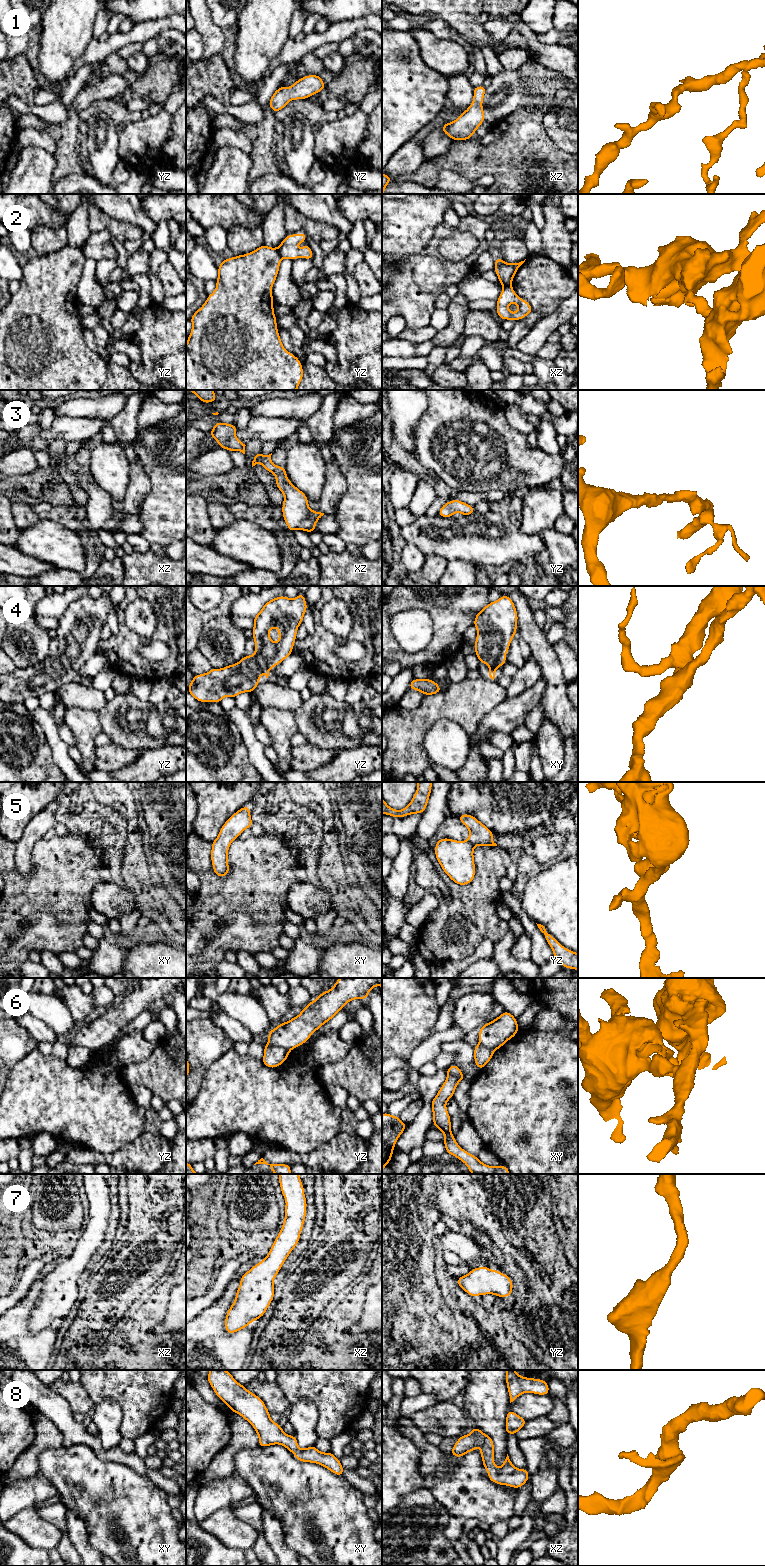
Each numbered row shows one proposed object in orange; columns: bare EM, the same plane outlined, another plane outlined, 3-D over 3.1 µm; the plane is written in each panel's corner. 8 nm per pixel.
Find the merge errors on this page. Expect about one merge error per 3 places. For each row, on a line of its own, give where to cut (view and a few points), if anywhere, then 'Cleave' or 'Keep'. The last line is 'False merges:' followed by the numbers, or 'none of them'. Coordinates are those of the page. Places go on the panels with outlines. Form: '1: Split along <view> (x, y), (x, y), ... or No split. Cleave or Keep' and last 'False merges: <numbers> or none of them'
1: No split. Keep
2: Split along yz (277, 248), (282, 257). Cleave
3: No split. Keep
4: No split. Keep
5: No split. Keep
6: Split along yz (268, 1044), (281, 1046), (288, 1051). Cleave
7: No split. Keep
8: No split. Keep
False merges: 2, 6

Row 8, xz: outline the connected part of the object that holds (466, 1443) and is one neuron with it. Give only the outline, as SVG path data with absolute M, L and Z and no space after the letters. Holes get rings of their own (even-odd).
M474 1426L470 1434L459 1437L452 1448L451 1454L454 1457L463 1457L466 1453L474 1451L478 1445L481 1446L482 1463L488 1472L487 1476L490 1481L518 1489L529 1480L527 1468L517 1469L512 1464L508 1454L501 1468L498 1469L494 1464L493 1439Z

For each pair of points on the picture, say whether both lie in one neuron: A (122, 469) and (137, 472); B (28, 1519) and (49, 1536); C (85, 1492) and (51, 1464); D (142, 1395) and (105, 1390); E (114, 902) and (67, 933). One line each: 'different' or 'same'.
A: different
B: same
C: same
D: same
E: different

